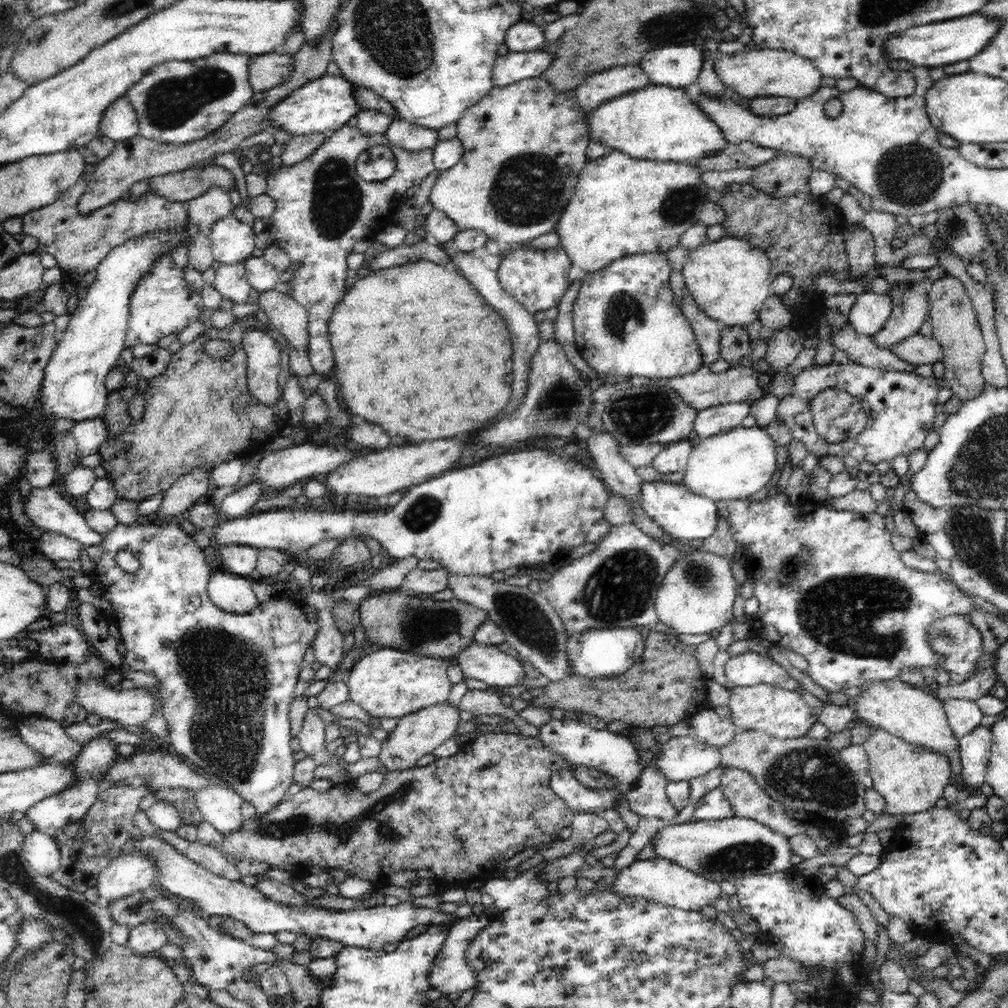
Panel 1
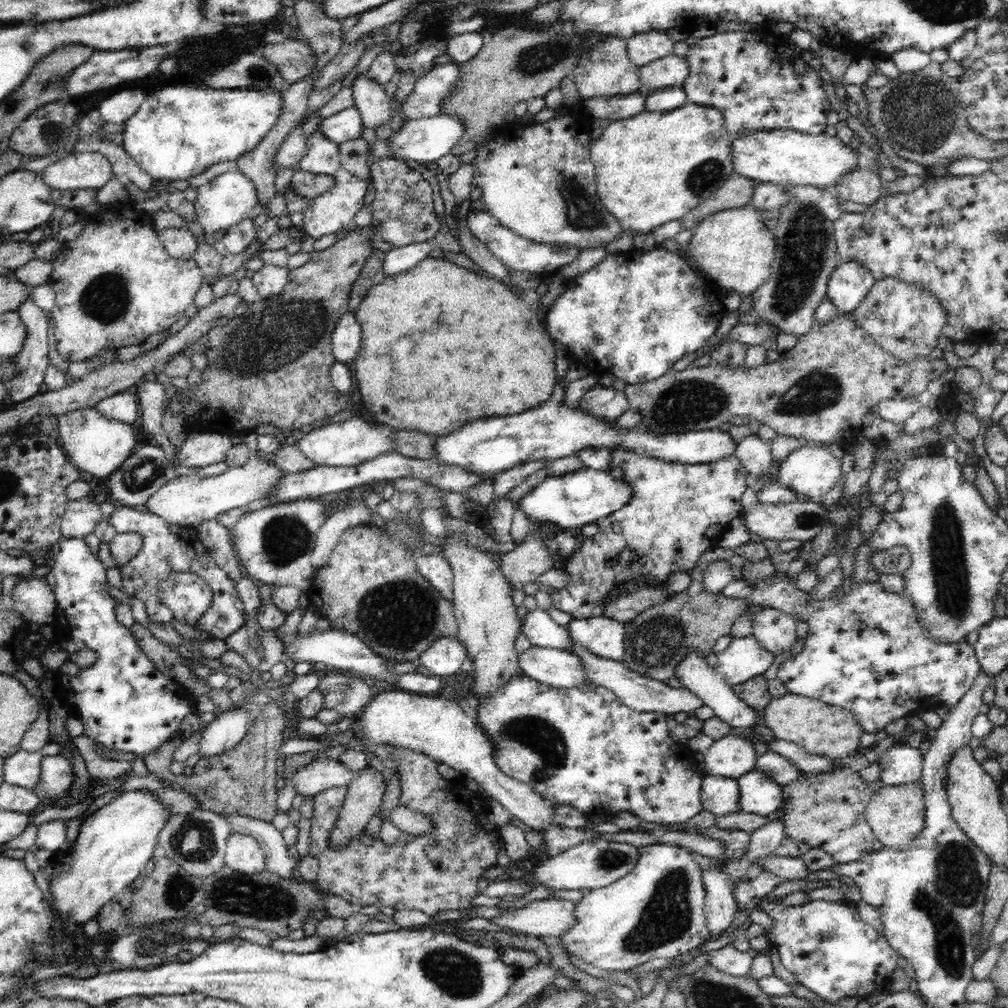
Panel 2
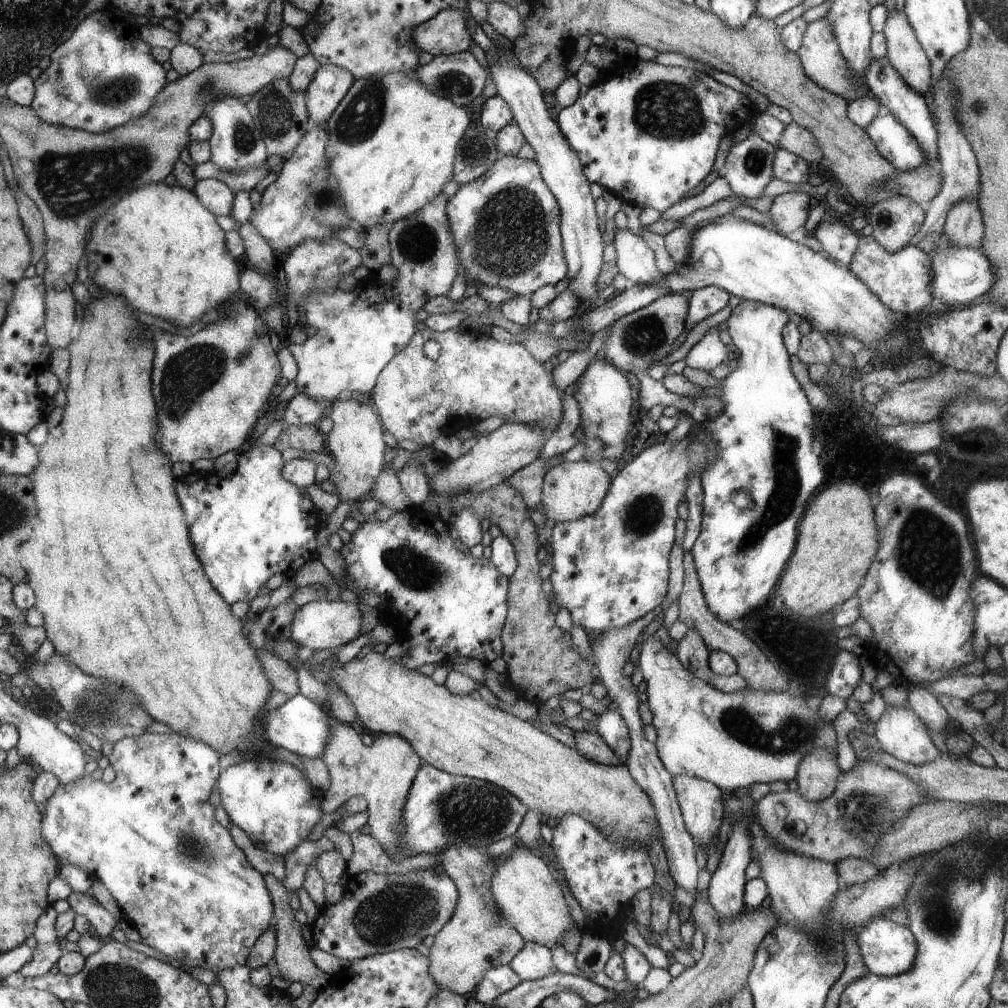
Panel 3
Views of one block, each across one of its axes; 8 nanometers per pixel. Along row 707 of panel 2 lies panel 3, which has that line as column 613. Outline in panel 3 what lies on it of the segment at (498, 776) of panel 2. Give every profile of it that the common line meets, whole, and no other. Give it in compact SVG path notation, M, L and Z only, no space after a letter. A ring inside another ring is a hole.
M601 353L594 357L586 371L578 379L574 398L580 405L581 423L584 430L582 443L586 444L586 461L599 462L606 457L620 464L618 458L622 457L626 449L626 436L630 424L630 410L632 410L632 392L628 378L614 367L612 363L604 360Z

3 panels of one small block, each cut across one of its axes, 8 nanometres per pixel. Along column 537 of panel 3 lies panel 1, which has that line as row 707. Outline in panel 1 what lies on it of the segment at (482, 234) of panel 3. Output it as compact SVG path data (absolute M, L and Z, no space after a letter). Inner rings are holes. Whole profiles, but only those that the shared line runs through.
M160 521L153 525L144 525L139 523L132 524L116 524L114 530L110 530L108 534L102 535L103 553L100 561L95 564L94 578L101 590L104 598L108 599L114 610L114 618L117 620L117 628L121 633L121 650L124 664L128 665L132 671L142 671L147 674L153 674L162 684L162 699L164 708L162 713L168 721L168 732L170 732L170 740L168 744L172 744L172 748L178 752L178 756L188 760L191 766L198 771L204 773L208 778L214 780L215 783L229 787L236 792L244 801L250 802L256 808L258 815L265 815L269 810L278 803L287 799L287 791L293 784L293 768L296 764L294 759L294 751L291 749L290 740L290 720L289 712L292 700L296 697L294 693L299 675L302 669L302 658L306 654L306 648L310 646L310 642L314 640L314 636L318 634L318 621L316 621L316 607L306 606L306 610L296 604L296 602L260 602L256 604L251 611L247 613L231 613L218 608L208 596L206 579L210 576L214 569L208 566L209 552L202 550L196 545L192 538L191 529L185 525L179 525L174 521ZM120 550L129 550L140 562L140 568L134 573L125 572L116 563L116 553Z

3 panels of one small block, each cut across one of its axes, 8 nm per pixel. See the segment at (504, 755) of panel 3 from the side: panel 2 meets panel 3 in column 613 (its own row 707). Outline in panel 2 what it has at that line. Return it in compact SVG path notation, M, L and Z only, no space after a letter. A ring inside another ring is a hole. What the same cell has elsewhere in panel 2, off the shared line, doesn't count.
M784 694L773 697L763 711L764 724L776 739L798 743L804 750L826 757L846 758L857 754L864 733L852 713L804 696Z

